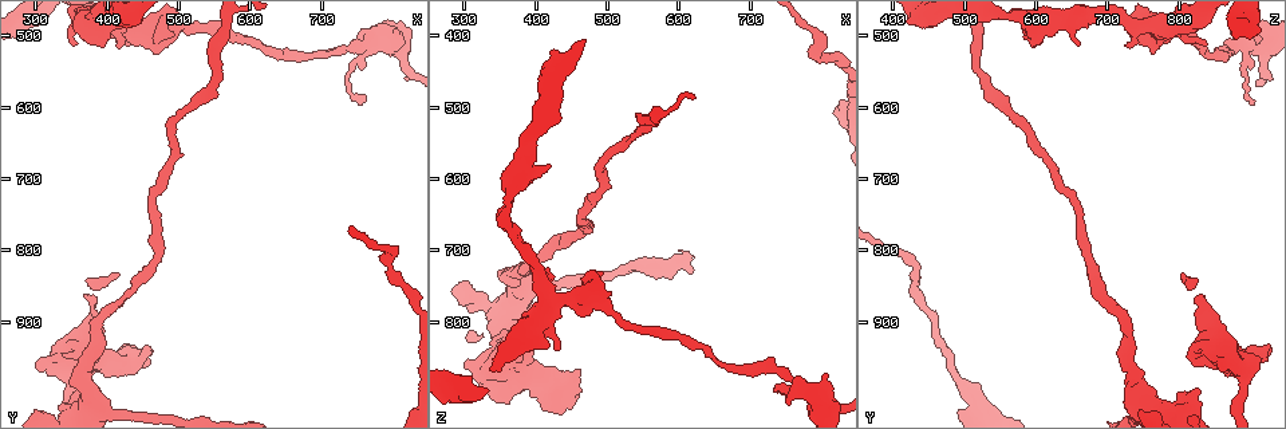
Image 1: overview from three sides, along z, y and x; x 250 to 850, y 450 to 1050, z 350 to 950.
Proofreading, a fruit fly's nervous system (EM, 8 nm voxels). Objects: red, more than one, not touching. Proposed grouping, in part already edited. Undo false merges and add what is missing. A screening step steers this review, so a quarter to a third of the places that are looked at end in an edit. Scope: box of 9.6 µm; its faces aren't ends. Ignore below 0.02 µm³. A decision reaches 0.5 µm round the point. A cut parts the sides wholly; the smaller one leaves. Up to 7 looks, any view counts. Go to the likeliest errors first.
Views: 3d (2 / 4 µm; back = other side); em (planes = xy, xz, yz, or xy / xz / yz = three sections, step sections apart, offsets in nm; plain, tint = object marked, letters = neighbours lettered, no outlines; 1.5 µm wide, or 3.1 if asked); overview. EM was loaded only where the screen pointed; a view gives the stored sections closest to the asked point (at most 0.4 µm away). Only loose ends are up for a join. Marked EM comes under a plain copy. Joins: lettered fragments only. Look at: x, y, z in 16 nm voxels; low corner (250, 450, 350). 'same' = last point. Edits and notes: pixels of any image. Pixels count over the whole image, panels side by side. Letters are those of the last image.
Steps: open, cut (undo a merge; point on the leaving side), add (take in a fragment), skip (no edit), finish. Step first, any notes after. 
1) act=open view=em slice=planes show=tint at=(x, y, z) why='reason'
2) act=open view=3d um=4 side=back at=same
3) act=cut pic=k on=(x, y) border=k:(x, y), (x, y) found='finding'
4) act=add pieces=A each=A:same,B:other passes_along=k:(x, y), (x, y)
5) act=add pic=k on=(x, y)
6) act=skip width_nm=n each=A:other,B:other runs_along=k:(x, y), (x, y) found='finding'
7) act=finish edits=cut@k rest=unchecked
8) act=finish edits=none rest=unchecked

act=open view=3d um=2 side=back at=(810, 495, 875) why='thick end'

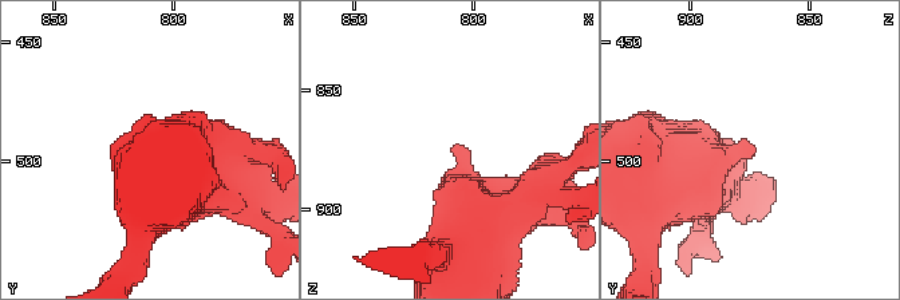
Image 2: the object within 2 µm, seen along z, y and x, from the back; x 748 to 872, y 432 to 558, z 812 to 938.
act=open view=em slice=planes show=tint at=(810, 493, 875) why='shape alone is not enough'

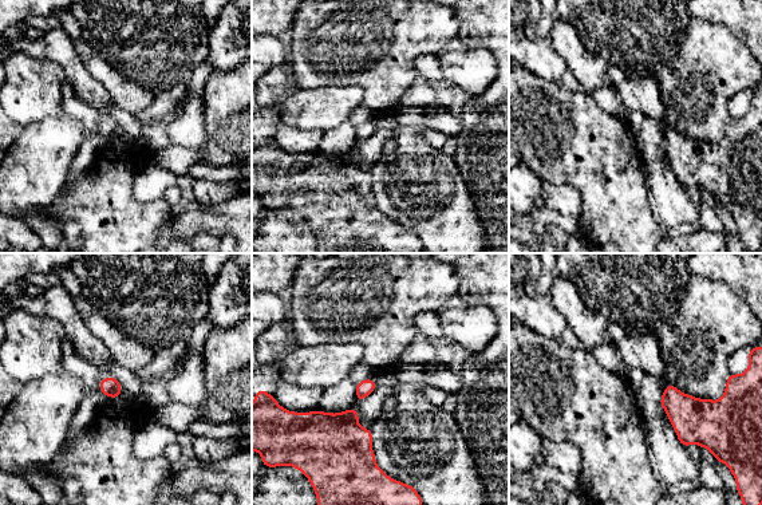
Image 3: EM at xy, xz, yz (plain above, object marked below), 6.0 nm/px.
act=open view=em slice=planes show=letters at=same

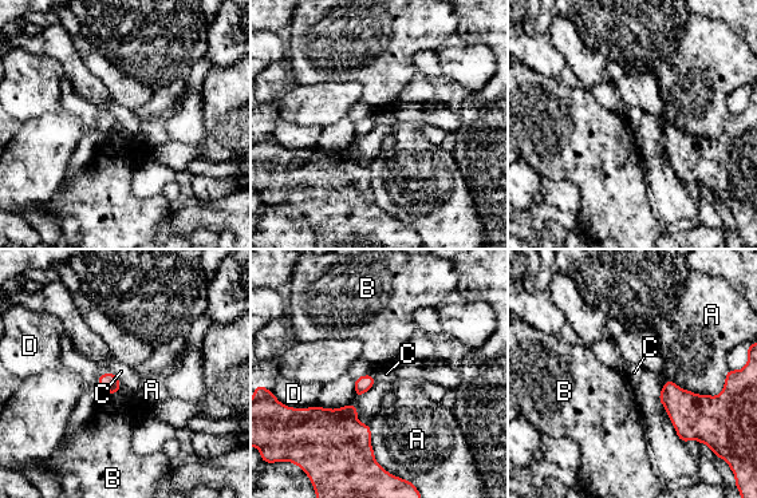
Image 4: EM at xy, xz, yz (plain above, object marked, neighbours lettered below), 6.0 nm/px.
act=skip each=A:other,B:other,C:other,D:other found='no lettered fragment goes on from it'

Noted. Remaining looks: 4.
act=open view=3d um=4 side=back at=(760, 590, 905)

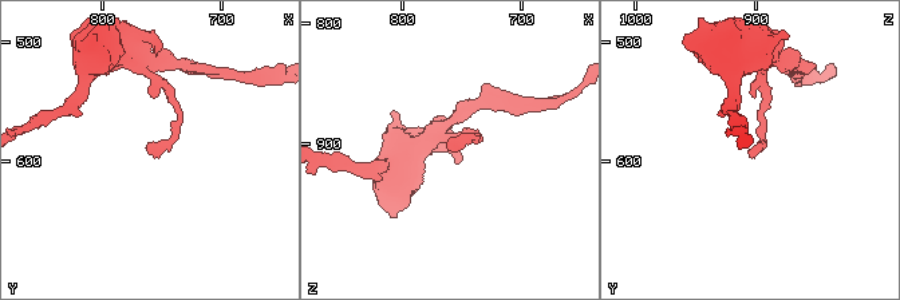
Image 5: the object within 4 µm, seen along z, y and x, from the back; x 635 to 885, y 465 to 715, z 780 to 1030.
act=open view=em slice=planes show=letters at=(762, 590, 902) why='need the tissue'

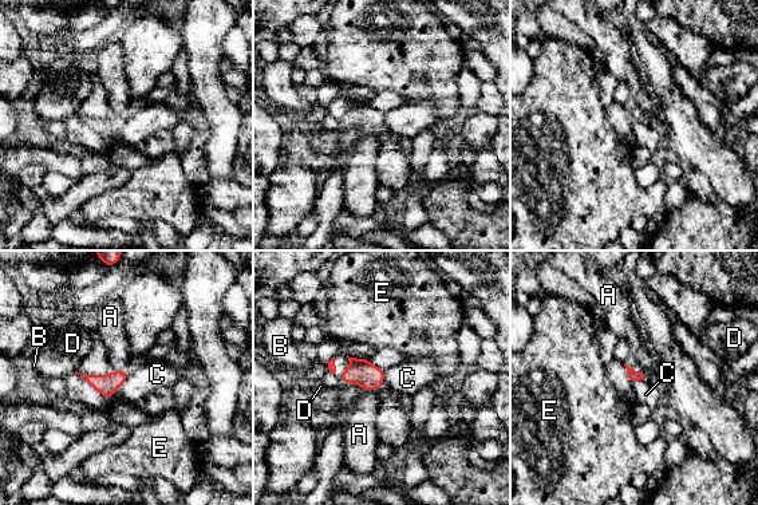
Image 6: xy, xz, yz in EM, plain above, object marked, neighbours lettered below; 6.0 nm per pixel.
act=skip each=A:other,B:other,C:other,D:other,E:other found='none of them fits'

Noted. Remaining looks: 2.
act=finish edits=none rest=unchecked

